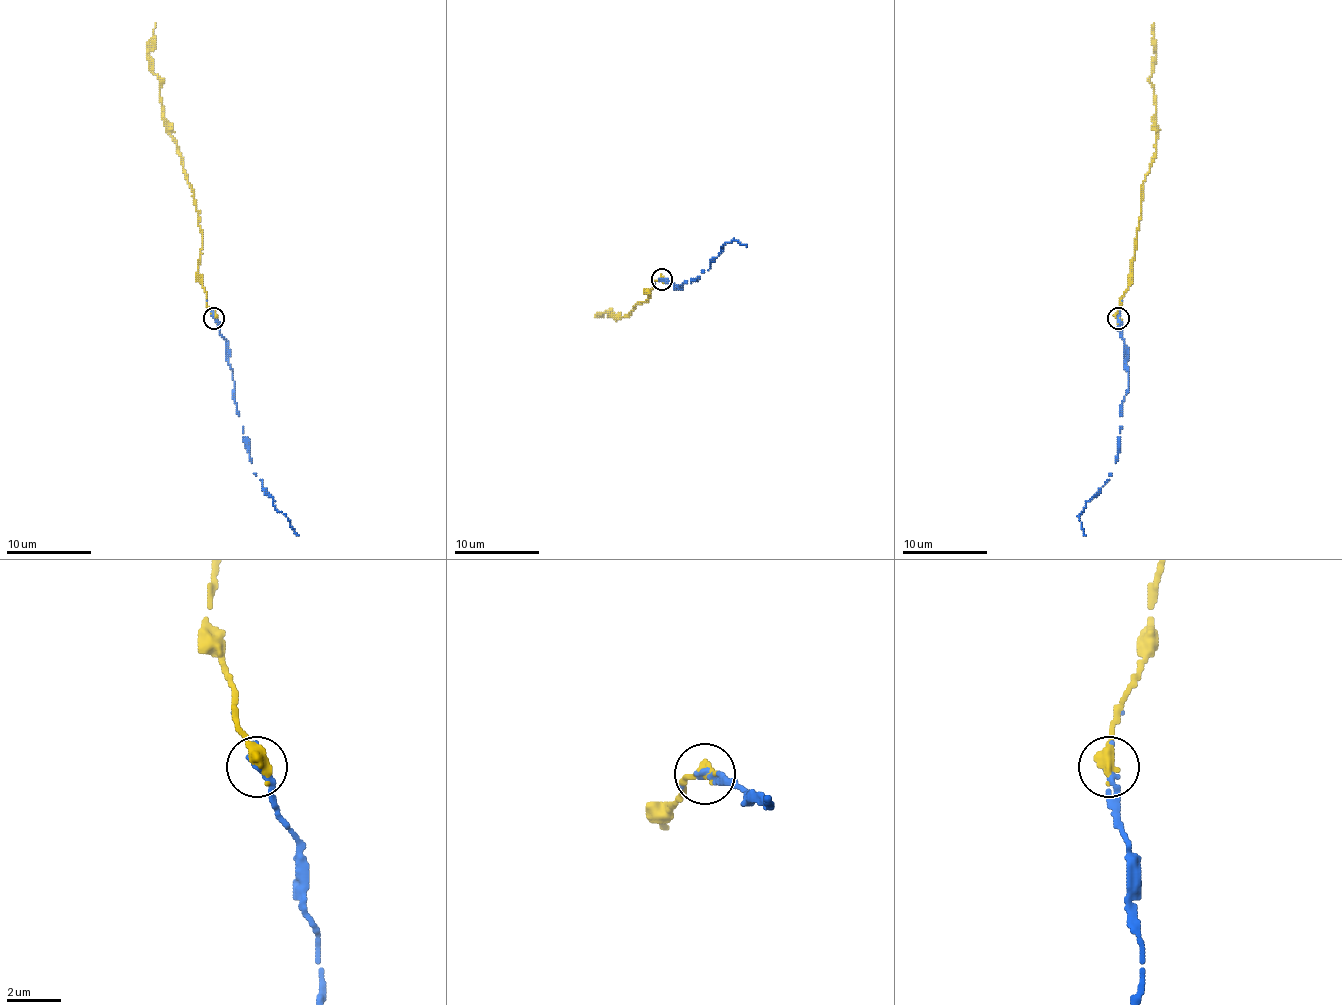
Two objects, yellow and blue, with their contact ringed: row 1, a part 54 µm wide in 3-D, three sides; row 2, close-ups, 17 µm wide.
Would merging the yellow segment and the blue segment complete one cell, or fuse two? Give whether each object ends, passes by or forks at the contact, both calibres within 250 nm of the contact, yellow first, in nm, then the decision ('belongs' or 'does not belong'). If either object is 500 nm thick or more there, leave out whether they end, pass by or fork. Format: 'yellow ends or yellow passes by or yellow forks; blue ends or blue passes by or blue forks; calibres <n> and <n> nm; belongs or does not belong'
yellow ends; blue ends; calibres 480 and 240 nm; belongs

